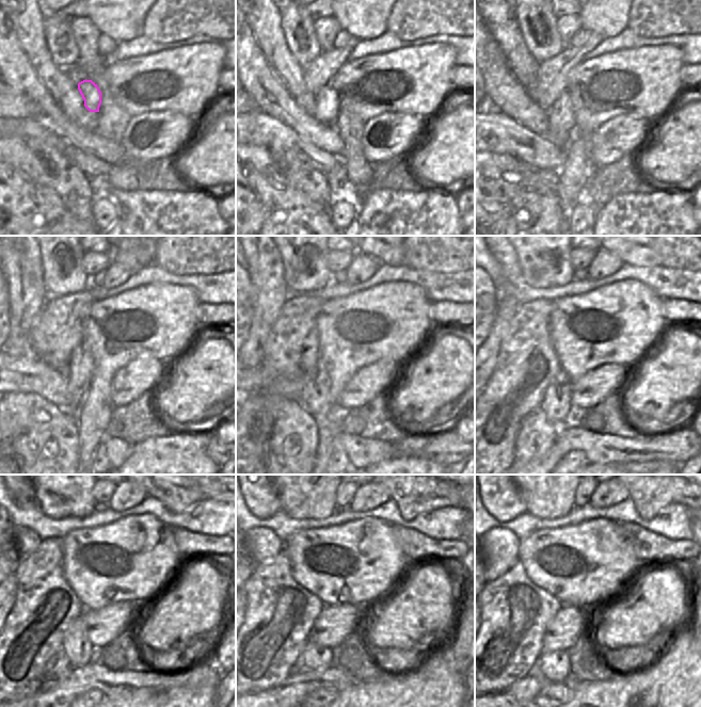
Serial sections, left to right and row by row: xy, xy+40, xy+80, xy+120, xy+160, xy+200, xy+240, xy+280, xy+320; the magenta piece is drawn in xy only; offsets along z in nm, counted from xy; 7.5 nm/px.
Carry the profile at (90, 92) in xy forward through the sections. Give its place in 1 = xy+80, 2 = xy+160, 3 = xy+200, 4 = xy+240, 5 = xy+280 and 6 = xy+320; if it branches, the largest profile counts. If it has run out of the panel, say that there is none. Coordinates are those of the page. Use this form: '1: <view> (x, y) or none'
1: xy+80 (561, 117)
2: xy+160 (316, 395)
3: xy+200 (556, 403)
4: xy+240 (77, 646)
5: xy+280 (316, 658)
6: xy+320 (555, 667)

